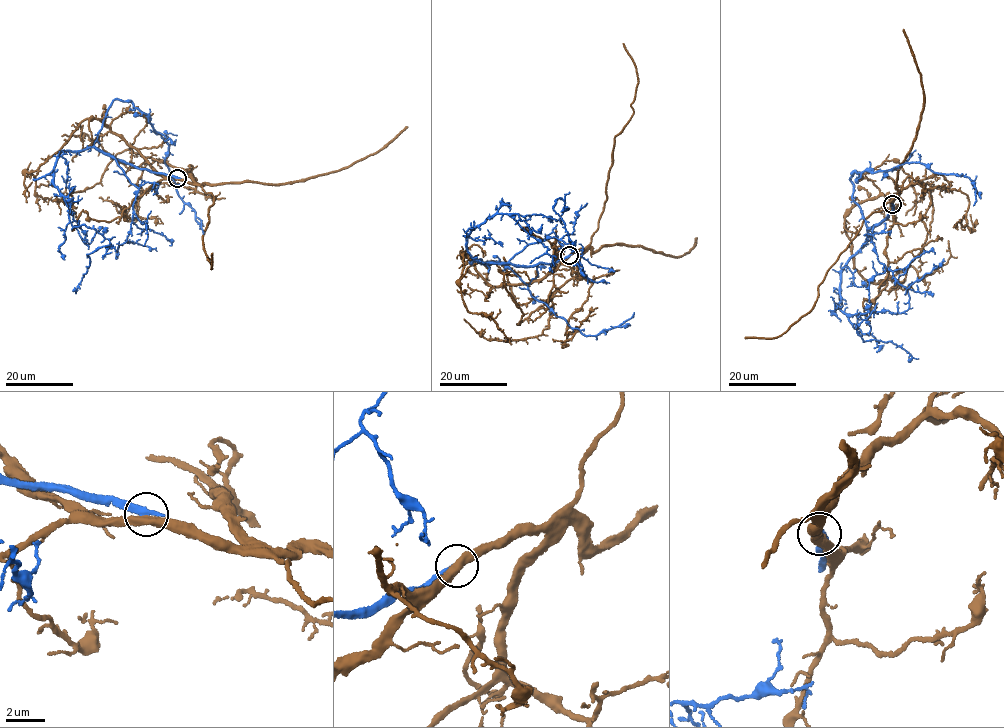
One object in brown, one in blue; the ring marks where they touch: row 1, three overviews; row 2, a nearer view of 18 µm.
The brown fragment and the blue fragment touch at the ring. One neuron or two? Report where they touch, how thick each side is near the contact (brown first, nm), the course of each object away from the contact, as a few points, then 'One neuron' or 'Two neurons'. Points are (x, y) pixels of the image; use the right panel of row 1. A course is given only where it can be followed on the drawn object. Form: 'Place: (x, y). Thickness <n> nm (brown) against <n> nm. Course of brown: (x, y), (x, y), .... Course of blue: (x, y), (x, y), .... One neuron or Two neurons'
Place: (892, 204). Thickness 420 nm (brown) against 420 nm. Course of brown: (892, 204), (901, 200), (882, 195), (844, 215), (867, 280), (932, 273), (951, 257), (948, 240). Course of blue: (892, 204), (842, 272), (839, 310), (857, 324), (873, 311), (857, 325), (866, 341), (891, 341), (918, 359). Two neurons

